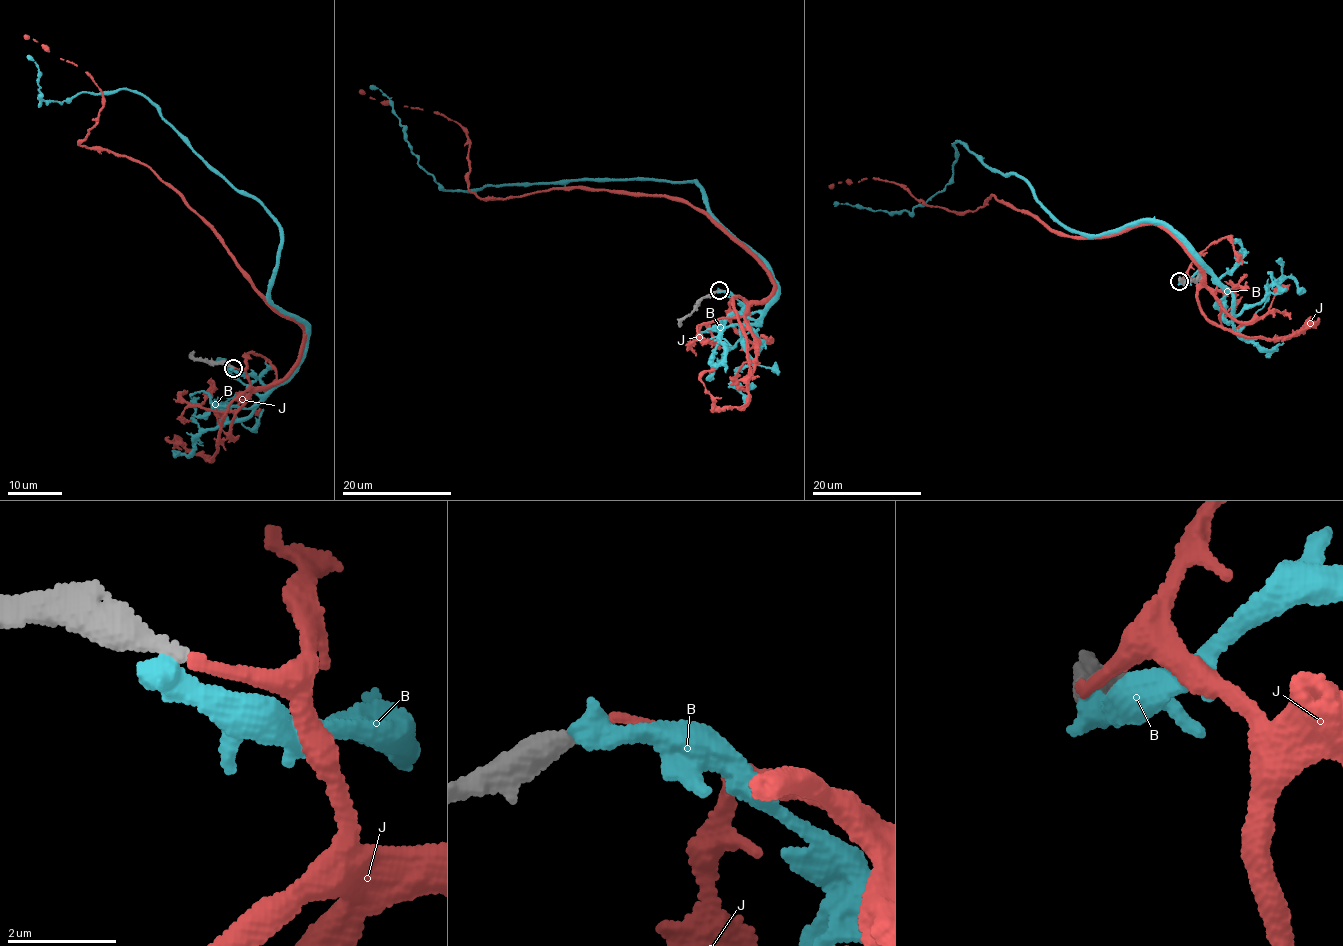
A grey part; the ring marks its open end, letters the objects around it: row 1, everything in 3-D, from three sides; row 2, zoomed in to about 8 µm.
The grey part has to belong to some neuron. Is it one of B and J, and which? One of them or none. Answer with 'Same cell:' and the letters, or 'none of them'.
Same cell: J

